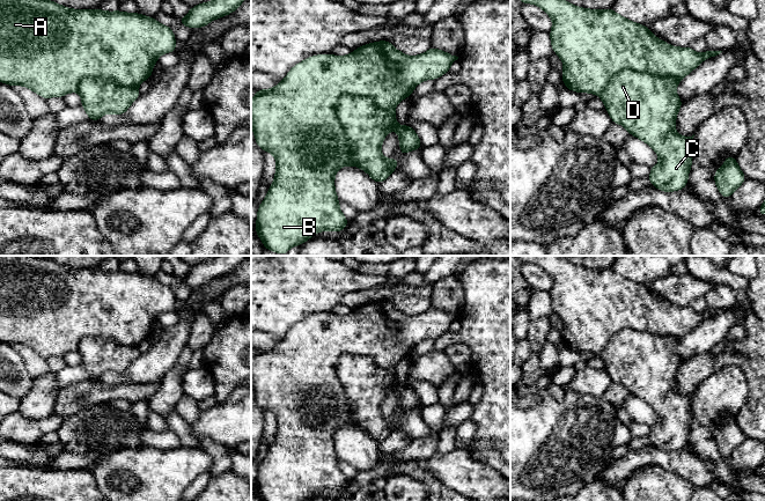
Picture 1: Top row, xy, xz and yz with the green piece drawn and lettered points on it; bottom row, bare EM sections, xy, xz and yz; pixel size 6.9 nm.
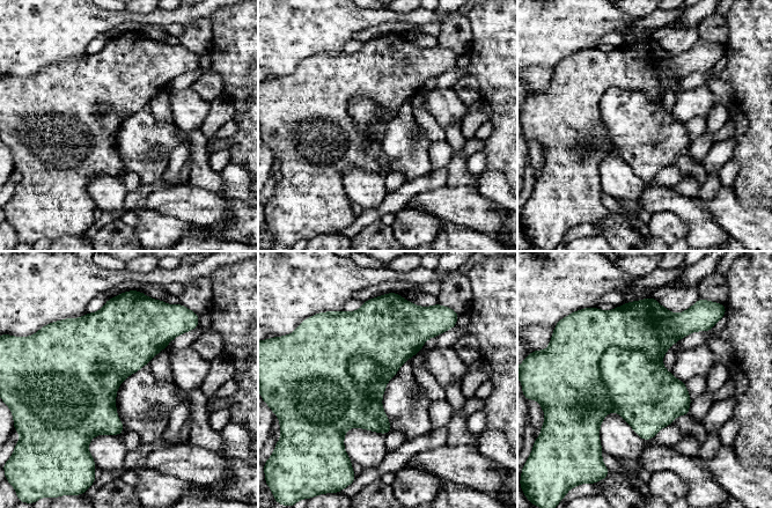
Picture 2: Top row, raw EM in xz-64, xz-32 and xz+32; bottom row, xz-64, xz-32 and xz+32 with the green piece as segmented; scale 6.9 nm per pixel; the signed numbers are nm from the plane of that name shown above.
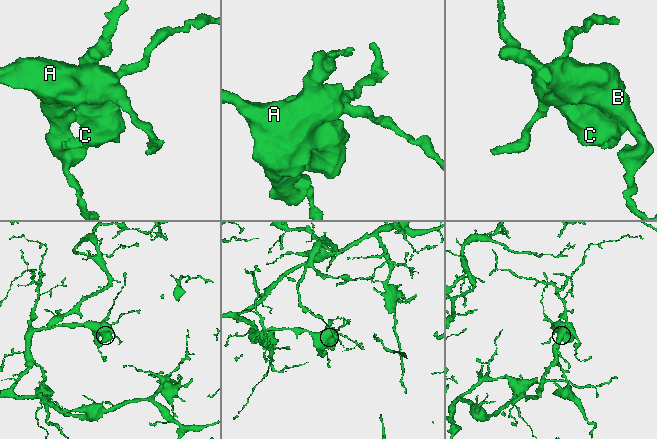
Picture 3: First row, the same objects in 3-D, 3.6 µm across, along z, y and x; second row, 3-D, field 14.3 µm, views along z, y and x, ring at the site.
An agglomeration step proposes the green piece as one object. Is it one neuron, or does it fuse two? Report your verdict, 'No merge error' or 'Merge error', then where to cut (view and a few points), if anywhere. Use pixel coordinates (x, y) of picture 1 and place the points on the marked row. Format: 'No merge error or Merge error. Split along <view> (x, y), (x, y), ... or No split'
Merge error. Split along xz (346, 94), (338, 102), (337, 119), (361, 168)

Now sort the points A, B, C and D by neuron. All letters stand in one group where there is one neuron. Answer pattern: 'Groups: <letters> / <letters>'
Groups: A B / C D

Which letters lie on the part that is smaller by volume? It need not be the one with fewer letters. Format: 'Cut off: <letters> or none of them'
Cut off: C, D

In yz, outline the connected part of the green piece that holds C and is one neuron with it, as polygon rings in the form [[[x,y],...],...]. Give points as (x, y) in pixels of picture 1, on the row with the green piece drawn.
[[[625,69],[611,78],[600,94],[613,124],[621,124],[631,135],[649,145],[659,155],[660,162],[650,168],[650,185],[663,192],[685,189],[692,165],[693,137],[683,137],[675,131],[677,112],[683,102],[676,95],[679,80],[672,76],[656,76]]]

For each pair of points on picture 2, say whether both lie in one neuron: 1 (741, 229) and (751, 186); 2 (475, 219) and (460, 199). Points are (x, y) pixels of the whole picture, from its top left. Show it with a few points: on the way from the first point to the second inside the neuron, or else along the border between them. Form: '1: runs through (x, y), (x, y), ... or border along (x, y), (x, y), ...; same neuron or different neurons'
1: border along (733, 188), (736, 197), (743, 204), (759, 207); different neurons
2: runs through (470, 214), (461, 204); same neuron

